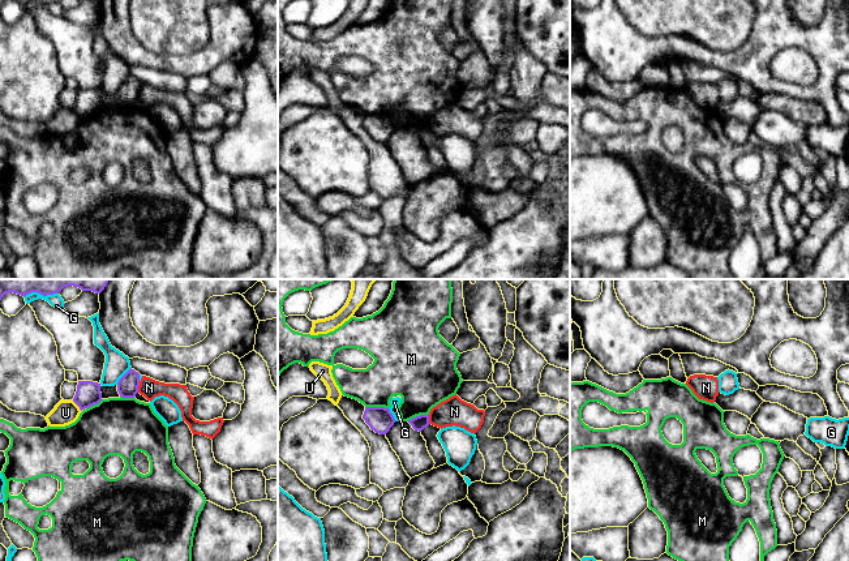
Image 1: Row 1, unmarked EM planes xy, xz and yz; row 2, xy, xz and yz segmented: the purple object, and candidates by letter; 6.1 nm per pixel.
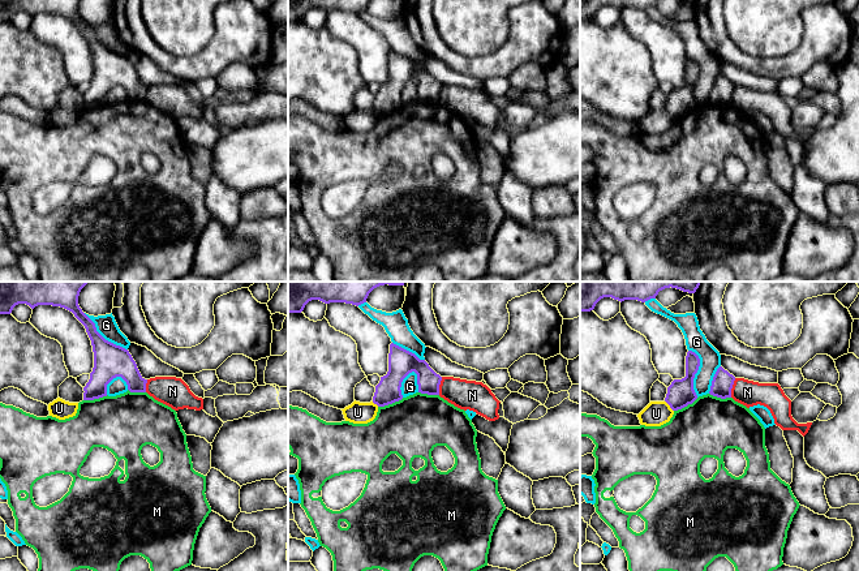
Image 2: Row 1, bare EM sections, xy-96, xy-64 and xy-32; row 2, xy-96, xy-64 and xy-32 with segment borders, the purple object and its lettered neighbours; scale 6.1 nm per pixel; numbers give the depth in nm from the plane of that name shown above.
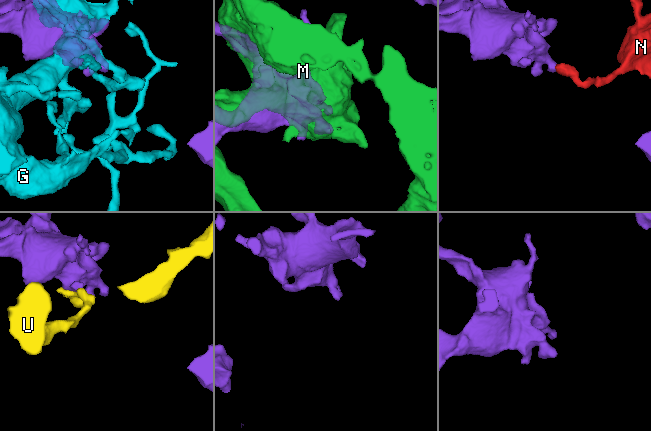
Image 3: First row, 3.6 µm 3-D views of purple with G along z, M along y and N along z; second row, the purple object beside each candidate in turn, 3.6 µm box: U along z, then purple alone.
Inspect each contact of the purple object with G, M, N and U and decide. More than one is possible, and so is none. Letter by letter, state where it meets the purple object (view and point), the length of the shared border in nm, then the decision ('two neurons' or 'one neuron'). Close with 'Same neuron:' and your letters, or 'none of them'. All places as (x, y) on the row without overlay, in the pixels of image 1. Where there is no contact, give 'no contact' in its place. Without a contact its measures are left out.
G: xy (123, 84) | 140 nm | two neurons
M: xz (377, 115) | 150 nm | two neurons
N: xy (138, 93) | 70 nm | two neurons
U: xy (77, 112) | 90 nm | two neurons
Same neuron: none of them

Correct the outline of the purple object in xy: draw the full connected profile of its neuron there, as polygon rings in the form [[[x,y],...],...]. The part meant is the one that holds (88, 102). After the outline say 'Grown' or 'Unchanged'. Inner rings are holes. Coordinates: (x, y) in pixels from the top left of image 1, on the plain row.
[[[78,89],[73,110],[80,117],[89,116],[102,108],[100,91],[93,89]]]. Unchanged

